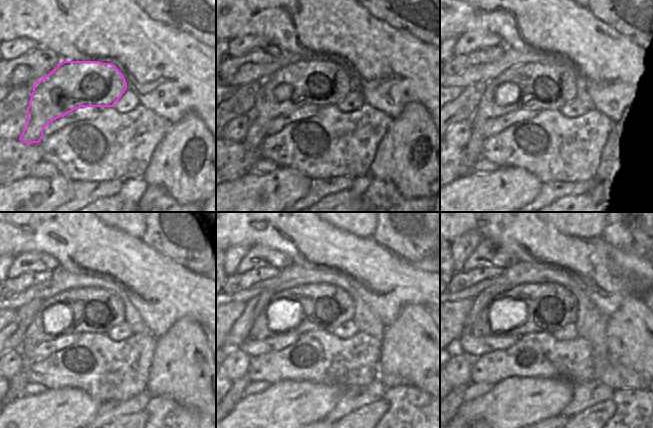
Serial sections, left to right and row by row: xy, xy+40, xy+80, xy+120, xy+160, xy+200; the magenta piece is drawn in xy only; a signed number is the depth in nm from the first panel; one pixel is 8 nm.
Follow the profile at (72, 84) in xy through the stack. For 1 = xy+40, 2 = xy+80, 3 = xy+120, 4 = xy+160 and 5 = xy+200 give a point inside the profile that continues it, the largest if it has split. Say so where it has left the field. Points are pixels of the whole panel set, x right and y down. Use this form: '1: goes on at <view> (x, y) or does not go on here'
1: goes on at xy+40 (321, 83)
2: goes on at xy+80 (543, 87)
3: goes on at xy+120 (95, 310)
4: goes on at xy+160 (324, 307)
5: goes on at xy+200 (550, 307)

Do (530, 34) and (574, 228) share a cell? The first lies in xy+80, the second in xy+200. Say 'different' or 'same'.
different

